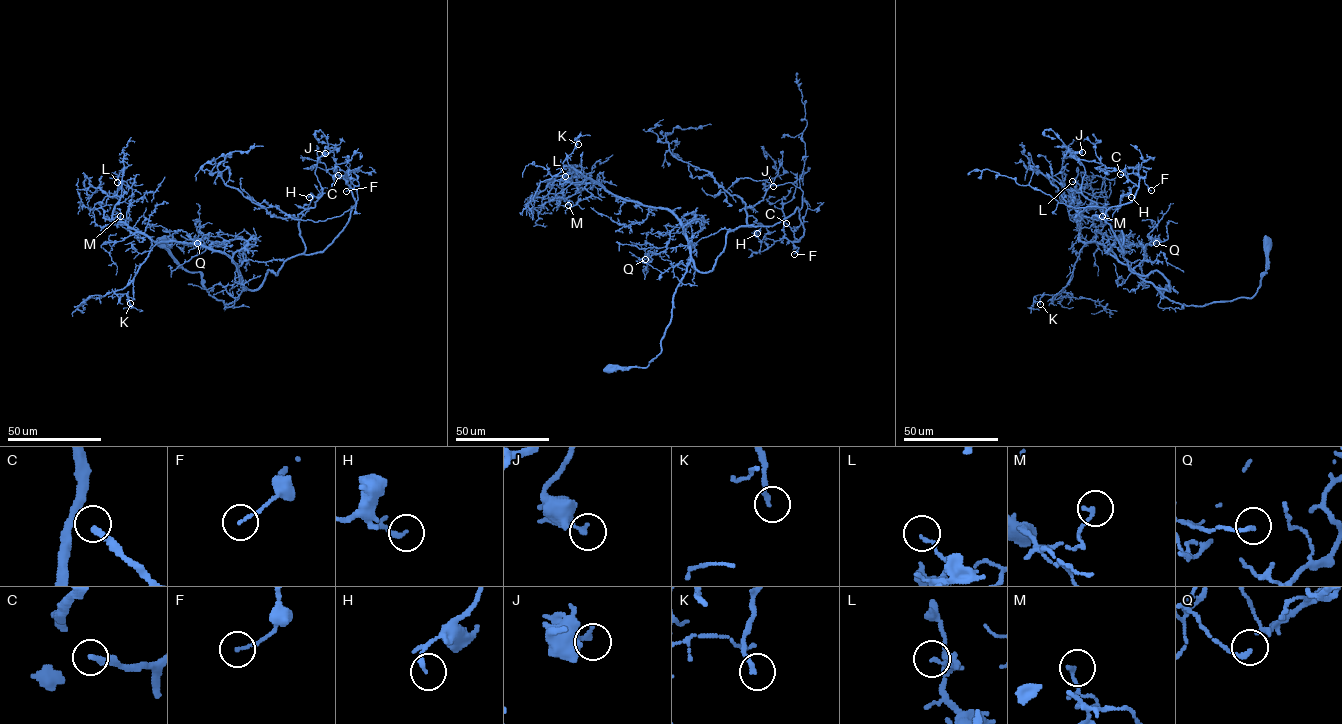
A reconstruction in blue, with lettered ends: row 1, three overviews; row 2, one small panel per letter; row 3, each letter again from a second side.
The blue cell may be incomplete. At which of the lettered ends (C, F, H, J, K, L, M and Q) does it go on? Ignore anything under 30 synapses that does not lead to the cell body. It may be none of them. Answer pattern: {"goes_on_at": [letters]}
{"goes_on_at": ["C", "K"]}

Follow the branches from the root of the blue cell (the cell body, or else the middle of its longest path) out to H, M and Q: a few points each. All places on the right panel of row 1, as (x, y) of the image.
H: (1265, 242), (1266, 272), (1251, 298), (1176, 303), (1133, 269), (1140, 260), (1123, 256), (1112, 214), (1131, 197)
M: (1265, 242), (1266, 272), (1251, 298), (1185, 305), (1099, 243), (1079, 238), (1081, 218), (1094, 225), (1102, 216)
Q: (1265, 242), (1257, 291), (1202, 306), (1170, 301), (1110, 249), (1116, 239), (1156, 243)

